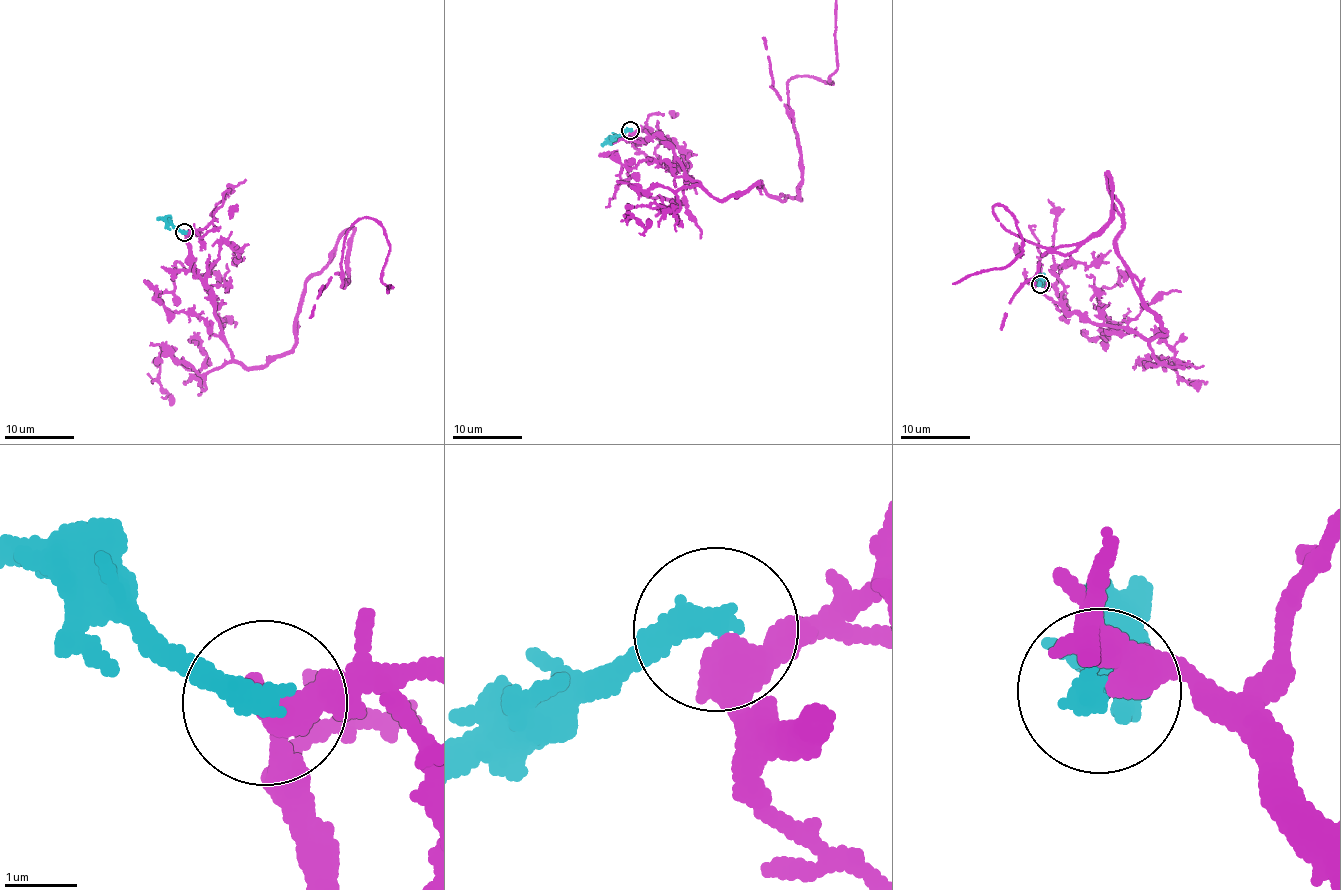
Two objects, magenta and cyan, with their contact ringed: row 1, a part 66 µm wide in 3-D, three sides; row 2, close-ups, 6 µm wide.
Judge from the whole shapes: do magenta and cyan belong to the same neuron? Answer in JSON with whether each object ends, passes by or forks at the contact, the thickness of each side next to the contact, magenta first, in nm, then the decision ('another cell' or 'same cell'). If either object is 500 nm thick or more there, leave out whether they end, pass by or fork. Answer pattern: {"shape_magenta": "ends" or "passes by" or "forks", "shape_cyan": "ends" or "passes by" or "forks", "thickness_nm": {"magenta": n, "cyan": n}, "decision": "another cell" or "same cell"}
{"shape_magenta": "passes by", "shape_cyan": "ends", "thickness_nm": {"magenta": 400, "cyan": 380}, "decision": "another cell"}

